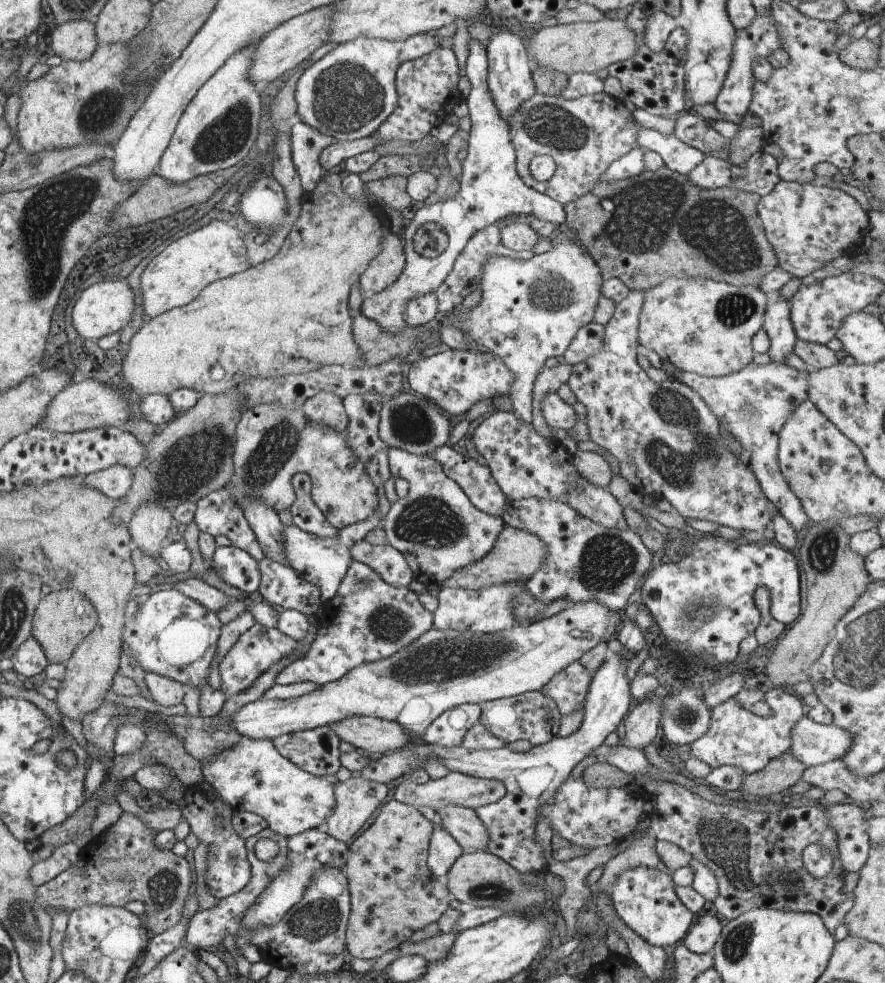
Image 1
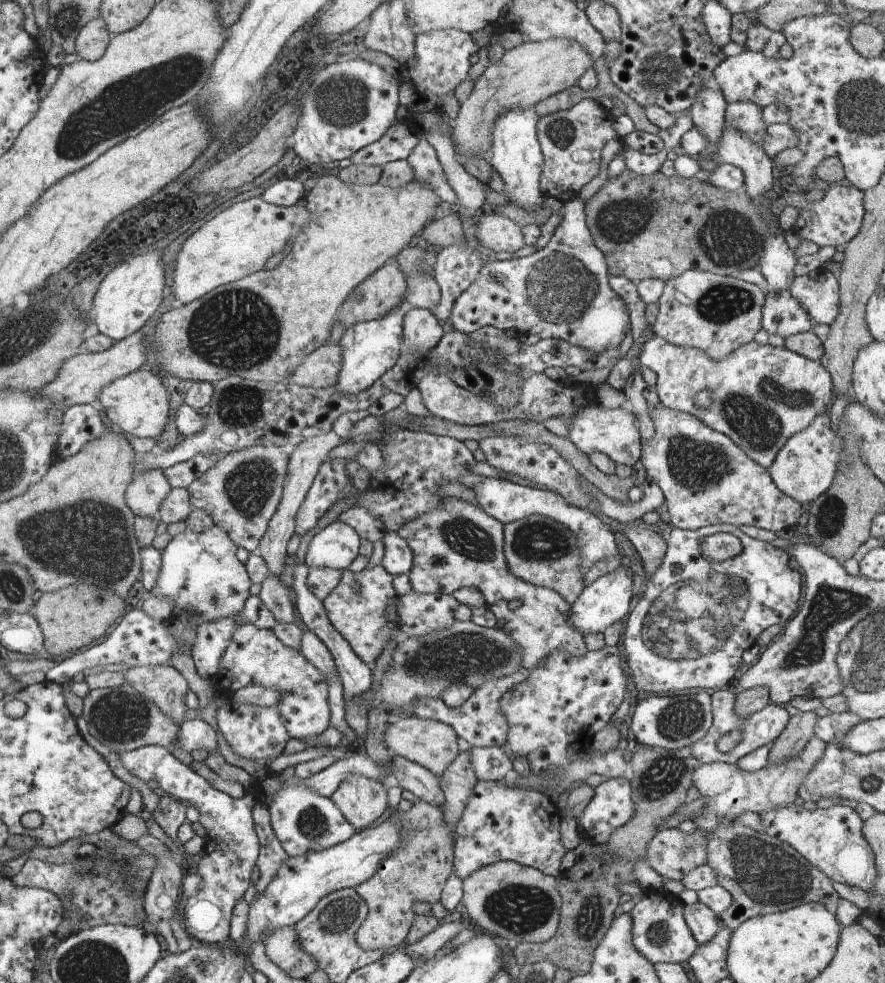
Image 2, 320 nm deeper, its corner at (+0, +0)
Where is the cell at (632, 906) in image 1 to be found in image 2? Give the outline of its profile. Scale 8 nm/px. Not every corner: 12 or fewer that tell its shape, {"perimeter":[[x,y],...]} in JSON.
{"perimeter":[[644,891],[630,909],[636,950],[650,963],[689,962],[698,943],[683,903]]}

